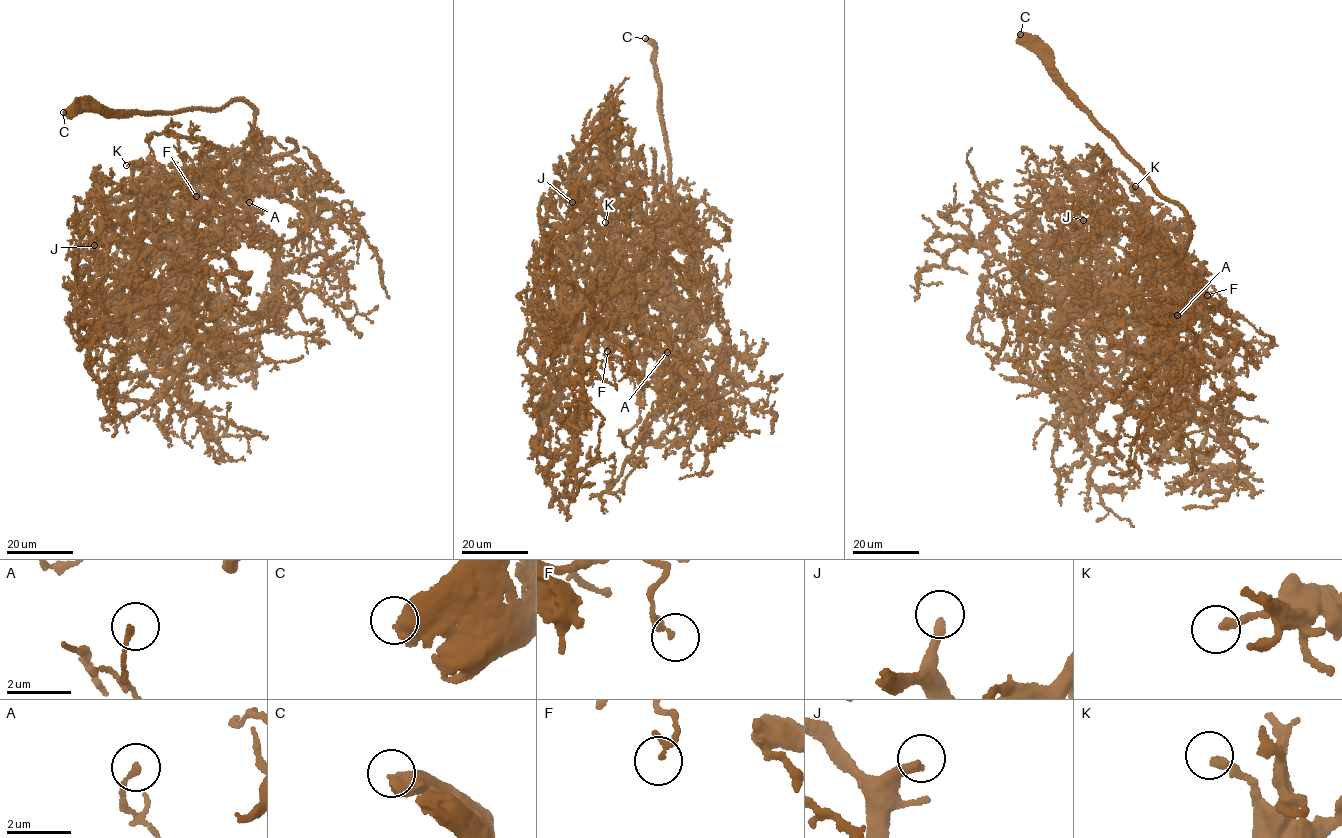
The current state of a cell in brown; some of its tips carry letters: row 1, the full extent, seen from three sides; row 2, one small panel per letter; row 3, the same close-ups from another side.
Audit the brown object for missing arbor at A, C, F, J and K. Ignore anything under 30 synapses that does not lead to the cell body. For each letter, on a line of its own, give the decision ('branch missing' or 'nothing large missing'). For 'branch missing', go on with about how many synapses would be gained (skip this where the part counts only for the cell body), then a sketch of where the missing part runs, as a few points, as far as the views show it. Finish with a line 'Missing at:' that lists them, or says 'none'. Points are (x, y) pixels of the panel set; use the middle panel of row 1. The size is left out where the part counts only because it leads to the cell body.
A: nothing large missing
C: branch missing; course (645, 38), (642, 42), (625, 33), (627, 20)
F: nothing large missing
J: branch missing; 40 synapses; course (572, 202), (559, 208), (556, 199)
K: nothing large missing
Missing at: C, J

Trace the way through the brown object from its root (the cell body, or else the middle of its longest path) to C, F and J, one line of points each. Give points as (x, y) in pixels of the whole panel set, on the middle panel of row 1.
C: (643, 316), (667, 332), (708, 307), (672, 185), (658, 107), (655, 50), (645, 38)
F: (643, 316), (619, 315), (632, 375), (632, 356), (643, 363), (645, 358), (632, 343), (615, 336), (607, 351)
J: (643, 316), (622, 318), (606, 301), (611, 285), (624, 285), (622, 243), (599, 208), (572, 202)

